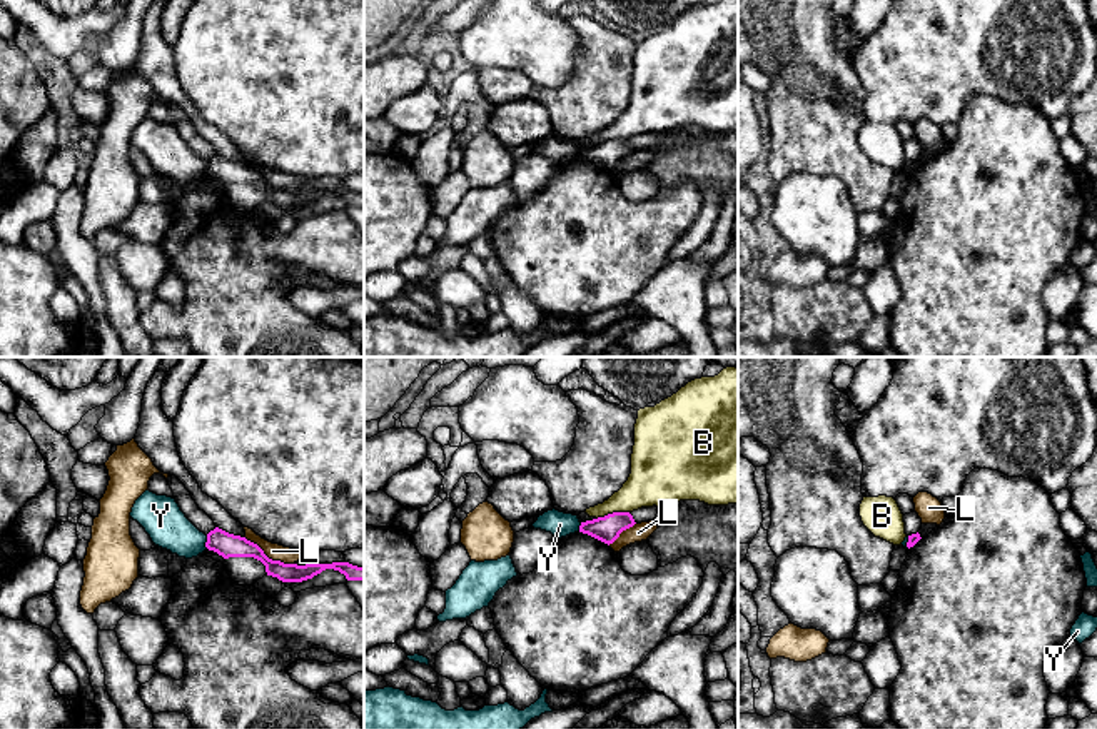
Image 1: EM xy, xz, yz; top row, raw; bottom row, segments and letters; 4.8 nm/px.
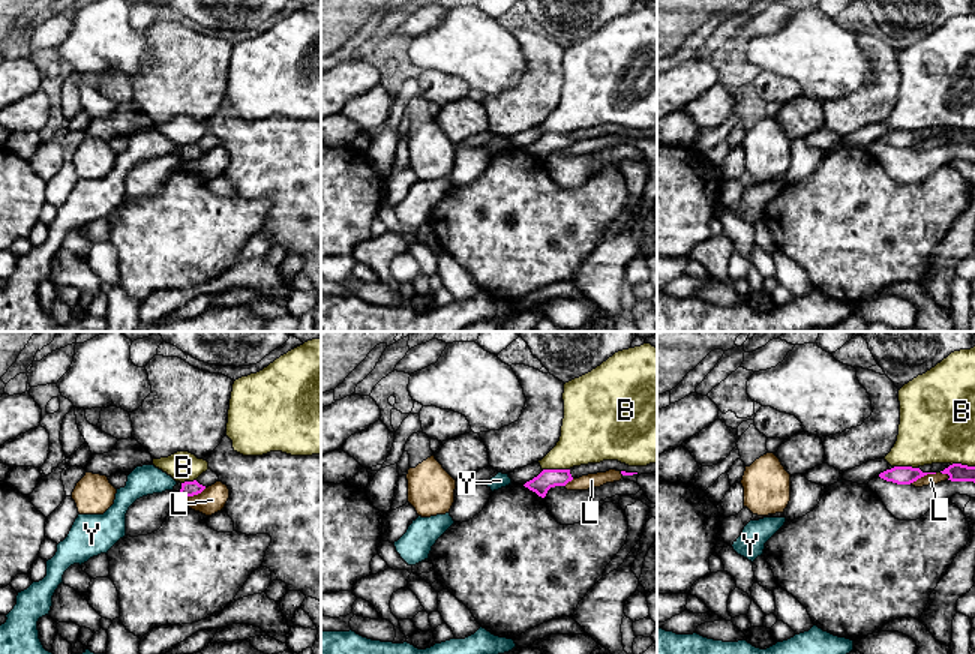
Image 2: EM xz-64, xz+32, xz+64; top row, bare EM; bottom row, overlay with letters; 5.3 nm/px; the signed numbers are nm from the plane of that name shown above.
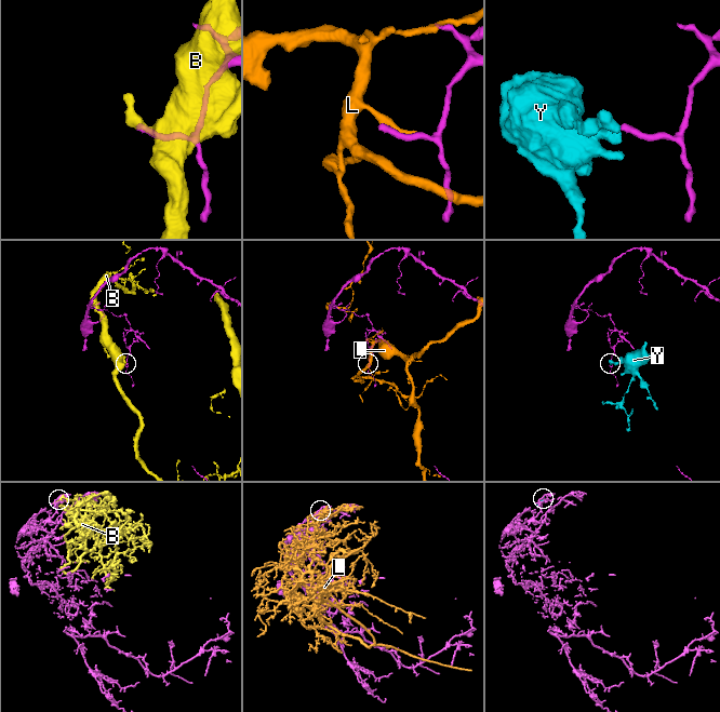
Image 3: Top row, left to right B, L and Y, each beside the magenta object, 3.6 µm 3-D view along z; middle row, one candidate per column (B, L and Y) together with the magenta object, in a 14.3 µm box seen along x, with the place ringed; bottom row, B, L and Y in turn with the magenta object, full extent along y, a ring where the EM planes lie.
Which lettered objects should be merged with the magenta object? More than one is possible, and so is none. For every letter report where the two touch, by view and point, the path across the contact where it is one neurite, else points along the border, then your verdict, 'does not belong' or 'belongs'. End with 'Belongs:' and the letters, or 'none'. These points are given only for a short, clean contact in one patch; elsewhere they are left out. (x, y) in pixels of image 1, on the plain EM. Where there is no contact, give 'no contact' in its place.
B: meets magenta in xz at (613, 139); does not belong
L: meets magenta in xy at (267, 184); does not belong
Y: meets magenta in xy at (206, 169); border along xy (207, 162), (206, 174); does not belong
Belongs: none

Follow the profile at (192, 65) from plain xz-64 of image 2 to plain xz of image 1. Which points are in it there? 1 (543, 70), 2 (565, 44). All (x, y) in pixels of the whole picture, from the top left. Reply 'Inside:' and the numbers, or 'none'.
Inside: none

